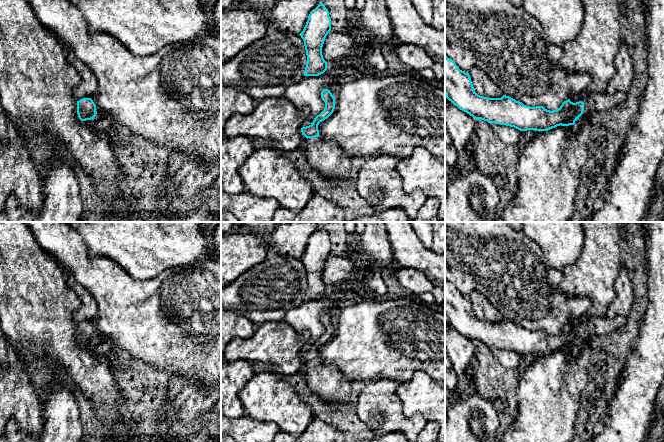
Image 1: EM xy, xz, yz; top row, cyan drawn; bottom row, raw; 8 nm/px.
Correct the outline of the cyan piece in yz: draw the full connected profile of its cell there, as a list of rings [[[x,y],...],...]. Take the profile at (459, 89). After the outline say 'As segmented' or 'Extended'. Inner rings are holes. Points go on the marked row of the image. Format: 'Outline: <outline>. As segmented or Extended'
Outline: [[[445,56],[445,94],[446,98],[451,101],[460,110],[466,112],[473,118],[514,127],[520,131],[536,130],[548,131],[557,126],[574,125],[579,117],[584,113],[586,115],[592,112],[606,112],[622,103],[627,93],[593,93],[582,102],[573,103],[570,99],[564,101],[557,110],[547,110],[543,106],[530,107],[522,102],[503,95],[501,98],[488,98],[478,95],[475,92],[469,73],[460,70],[456,63]]]. Extended

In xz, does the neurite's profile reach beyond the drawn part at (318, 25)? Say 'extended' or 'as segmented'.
as segmented

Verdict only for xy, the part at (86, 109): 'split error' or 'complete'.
complete

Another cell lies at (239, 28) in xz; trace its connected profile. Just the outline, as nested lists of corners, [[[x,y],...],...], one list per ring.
[[[221,10],[221,64],[270,31],[265,11]]]

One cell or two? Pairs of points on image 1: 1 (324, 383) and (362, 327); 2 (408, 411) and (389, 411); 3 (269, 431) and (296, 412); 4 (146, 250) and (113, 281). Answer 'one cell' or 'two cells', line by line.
1: two cells
2: two cells
3: two cells
4: two cells

